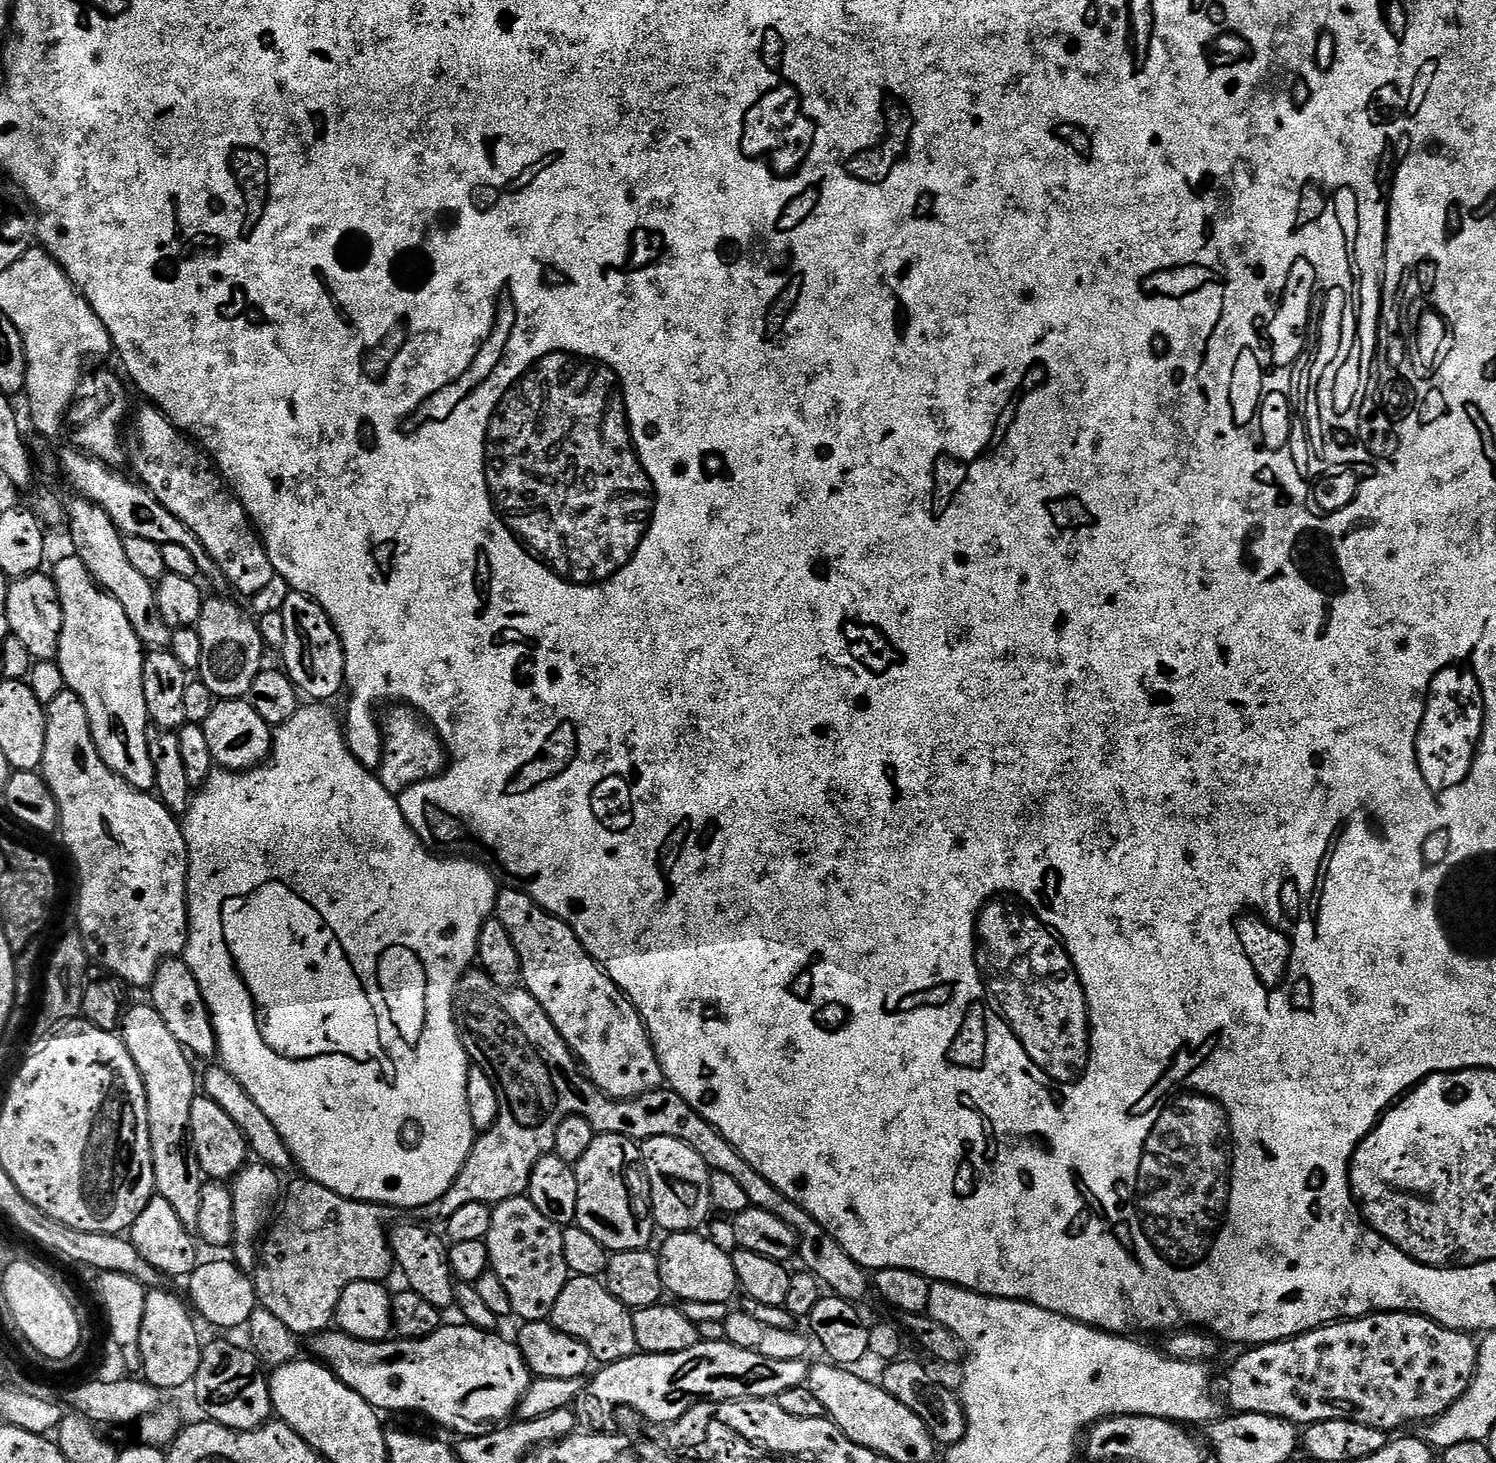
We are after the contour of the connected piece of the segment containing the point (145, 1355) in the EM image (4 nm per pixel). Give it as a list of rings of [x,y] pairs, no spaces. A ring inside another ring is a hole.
[[[160,1290],[148,1292],[146,1314],[142,1314],[140,1368],[143,1379],[161,1390],[184,1388],[187,1384],[189,1387],[196,1379],[202,1351],[202,1339],[196,1333],[197,1321],[183,1299],[180,1301],[172,1292],[156,1291]]]

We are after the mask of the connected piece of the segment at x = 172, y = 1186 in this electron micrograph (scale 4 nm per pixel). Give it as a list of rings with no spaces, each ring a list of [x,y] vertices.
[[[151,1003],[136,1004],[133,1008],[131,1005],[120,1018],[118,1035],[124,1041],[130,1058],[134,1058],[134,1066],[138,1066],[138,1074],[146,1090],[156,1192],[170,1202],[182,1226],[195,1230],[206,1183],[190,1147],[188,1134],[190,1106],[194,1106],[194,1098],[198,1094],[198,1072],[192,1069],[189,1053],[180,1045],[178,1038],[170,1034],[166,1022],[162,1022],[162,1014],[158,1014]]]

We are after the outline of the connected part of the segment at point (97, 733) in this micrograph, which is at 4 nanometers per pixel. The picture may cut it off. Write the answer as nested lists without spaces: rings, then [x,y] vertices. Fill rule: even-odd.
[[[74,554],[62,557],[57,562],[56,569],[51,569],[50,575],[56,583],[64,619],[58,663],[67,691],[78,694],[78,698],[82,698],[86,706],[90,730],[102,762],[106,762],[106,766],[110,766],[110,770],[118,774],[118,778],[122,778],[139,792],[152,792],[156,786],[154,762],[150,762],[150,750],[146,750],[146,734],[150,721],[146,710],[146,694],[142,694],[142,666],[146,649],[140,643],[138,634],[134,634],[134,626],[130,626],[126,610],[118,606],[118,602],[109,592],[101,589],[90,570],[86,570],[86,566]]]

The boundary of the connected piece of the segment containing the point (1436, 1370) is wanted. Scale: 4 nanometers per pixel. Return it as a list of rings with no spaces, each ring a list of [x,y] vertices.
[[[1373,1312],[1370,1316],[1359,1316],[1356,1320],[1338,1320],[1335,1324],[1323,1324],[1312,1332],[1304,1332],[1301,1336],[1291,1336],[1288,1340],[1279,1340],[1273,1344],[1262,1344],[1253,1347],[1245,1356],[1240,1356],[1228,1368],[1224,1376],[1224,1392],[1228,1395],[1228,1404],[1233,1413],[1257,1412],[1267,1416],[1280,1416],[1283,1420],[1290,1420],[1297,1426],[1307,1426],[1314,1422],[1326,1422],[1334,1418],[1342,1418],[1350,1422],[1362,1422],[1362,1426],[1374,1426],[1389,1434],[1395,1433],[1395,1428],[1404,1428],[1407,1424],[1423,1425],[1425,1422],[1437,1420],[1470,1386],[1476,1373],[1476,1363],[1480,1357],[1477,1341],[1467,1332],[1443,1328],[1433,1320],[1410,1312]]]

